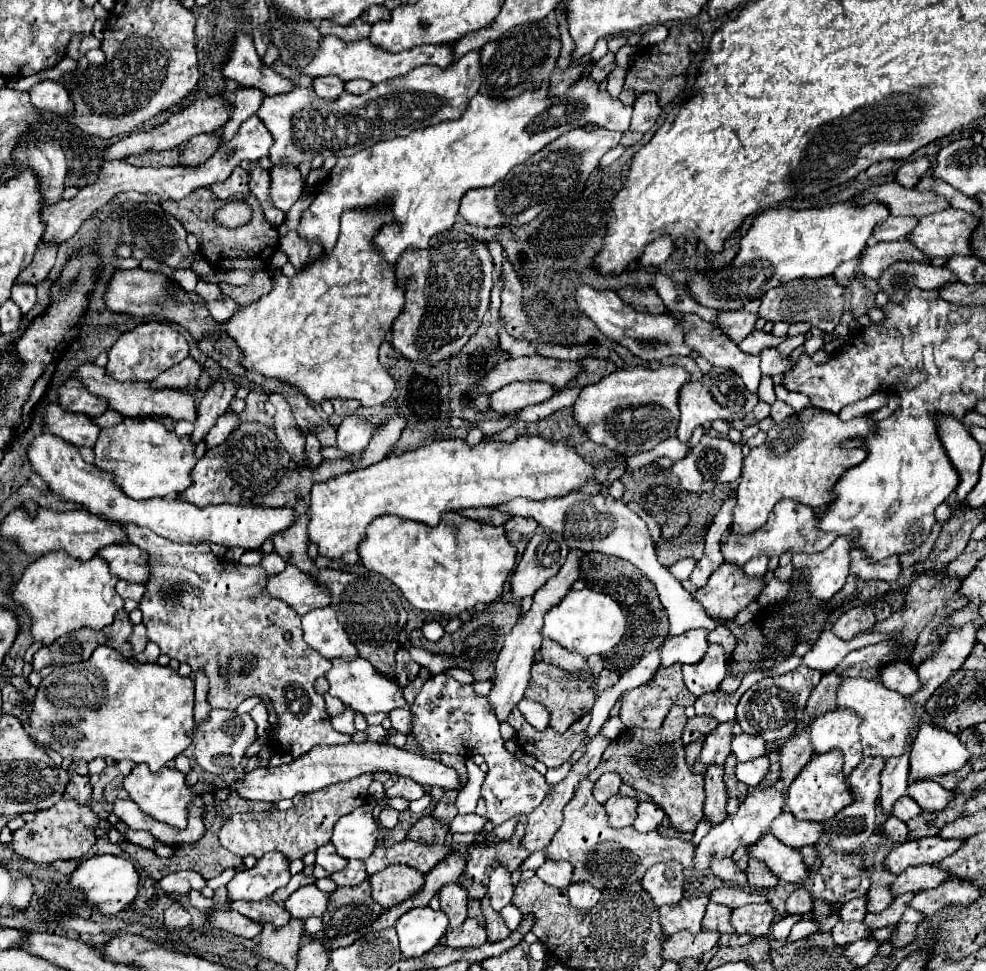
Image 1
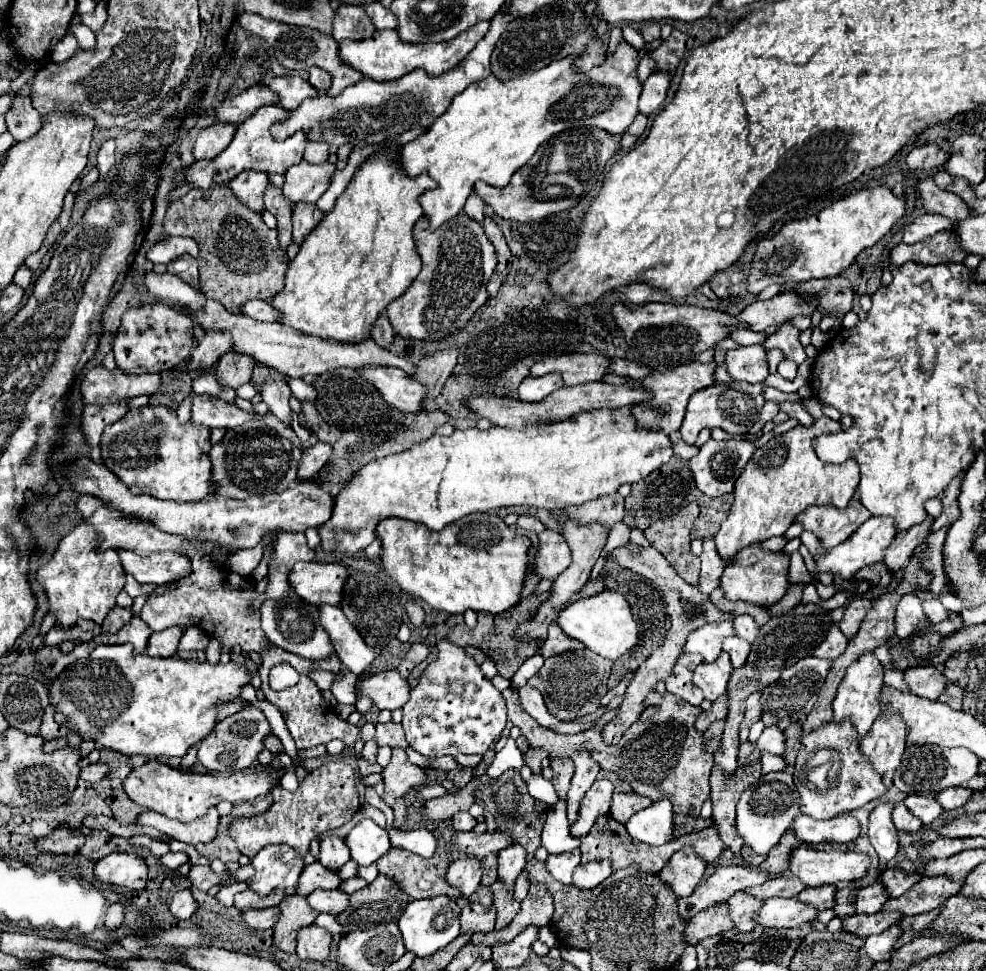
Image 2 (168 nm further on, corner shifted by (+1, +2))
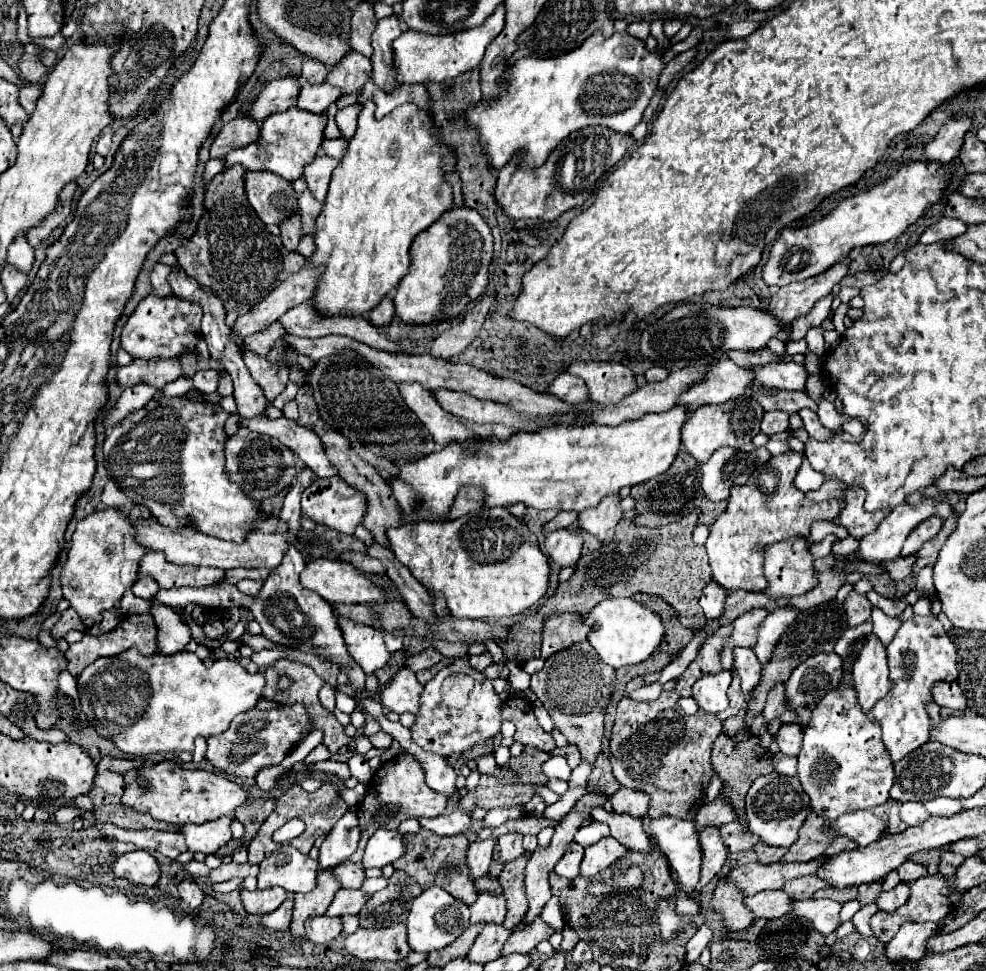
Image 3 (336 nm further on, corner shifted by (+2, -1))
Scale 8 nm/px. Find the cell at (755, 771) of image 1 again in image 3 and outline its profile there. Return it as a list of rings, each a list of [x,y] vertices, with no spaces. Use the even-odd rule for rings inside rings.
[[[781,752],[773,754],[771,760],[769,760],[769,764],[773,766],[773,770],[777,770],[777,772],[781,772],[781,774],[789,774],[789,776],[795,776],[795,774],[797,774],[797,770],[795,770],[797,760],[795,760],[795,758],[789,758],[789,756],[781,754]]]

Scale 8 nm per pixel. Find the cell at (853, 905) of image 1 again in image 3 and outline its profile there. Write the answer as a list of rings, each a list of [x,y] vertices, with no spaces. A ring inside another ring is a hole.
[[[897,884],[897,888],[889,890],[889,892],[881,892],[875,900],[877,908],[883,912],[895,912],[901,904],[905,904],[909,896],[909,886],[907,884]]]

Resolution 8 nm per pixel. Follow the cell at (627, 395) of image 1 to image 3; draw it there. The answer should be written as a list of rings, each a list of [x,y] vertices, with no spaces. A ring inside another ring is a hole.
[[[727,356],[715,360],[709,366],[709,372],[703,378],[681,392],[679,402],[689,408],[691,414],[695,408],[703,404],[723,404],[727,400],[735,400],[745,396],[745,390],[753,386],[753,374],[737,364],[733,364]]]

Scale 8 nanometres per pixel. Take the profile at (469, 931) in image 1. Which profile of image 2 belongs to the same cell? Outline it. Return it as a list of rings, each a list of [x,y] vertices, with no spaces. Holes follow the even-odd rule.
[[[468,901],[462,907],[462,913],[460,913],[460,925],[462,925],[460,933],[466,933],[466,931],[482,931],[482,933],[494,931],[494,921],[496,921],[496,909],[494,907],[484,907],[480,903]]]

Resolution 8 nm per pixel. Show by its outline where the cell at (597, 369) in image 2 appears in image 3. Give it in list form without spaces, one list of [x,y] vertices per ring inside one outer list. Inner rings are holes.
[[[589,360],[589,362],[573,362],[567,368],[567,372],[583,378],[583,382],[589,388],[589,400],[599,402],[599,404],[615,404],[617,400],[621,400],[621,396],[627,396],[629,392],[633,392],[637,388],[631,368],[627,368],[621,362],[593,362],[593,360]]]

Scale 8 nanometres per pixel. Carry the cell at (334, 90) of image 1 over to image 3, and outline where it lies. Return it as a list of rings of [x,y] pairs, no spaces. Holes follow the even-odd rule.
[[[307,58],[303,62],[303,78],[307,82],[311,82],[311,84],[323,84],[327,80],[327,68],[325,68],[325,64]]]

